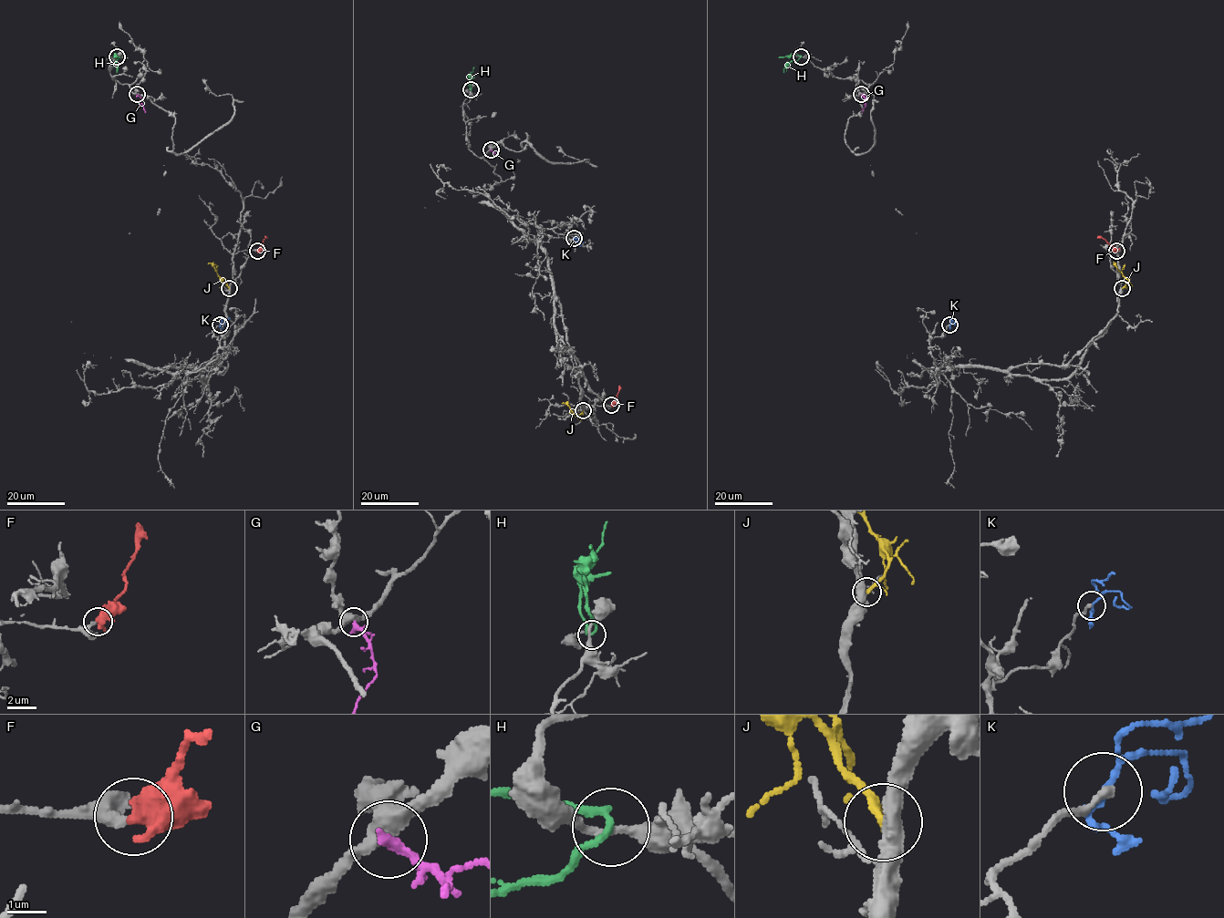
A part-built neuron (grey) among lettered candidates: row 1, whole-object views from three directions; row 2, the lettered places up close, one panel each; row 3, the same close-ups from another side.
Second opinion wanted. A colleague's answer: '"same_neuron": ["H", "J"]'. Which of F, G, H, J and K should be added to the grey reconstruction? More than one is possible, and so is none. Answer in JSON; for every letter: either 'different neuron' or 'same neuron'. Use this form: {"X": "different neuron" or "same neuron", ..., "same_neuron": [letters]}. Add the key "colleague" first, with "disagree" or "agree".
{"colleague": "disagree", "F": "same neuron", "G": "different neuron", "H": "different neuron", "J": "same neuron", "K": "different neuron", "same_neuron": ["F", "J"]}

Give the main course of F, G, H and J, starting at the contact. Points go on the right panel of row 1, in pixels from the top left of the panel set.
F: (1116, 251), (1104, 239), (1097, 236)
G: (861, 94), (866, 104), (861, 112)
H: (802, 56), (791, 54), (778, 57)
J: (1122, 288), (1126, 281), (1115, 264)

